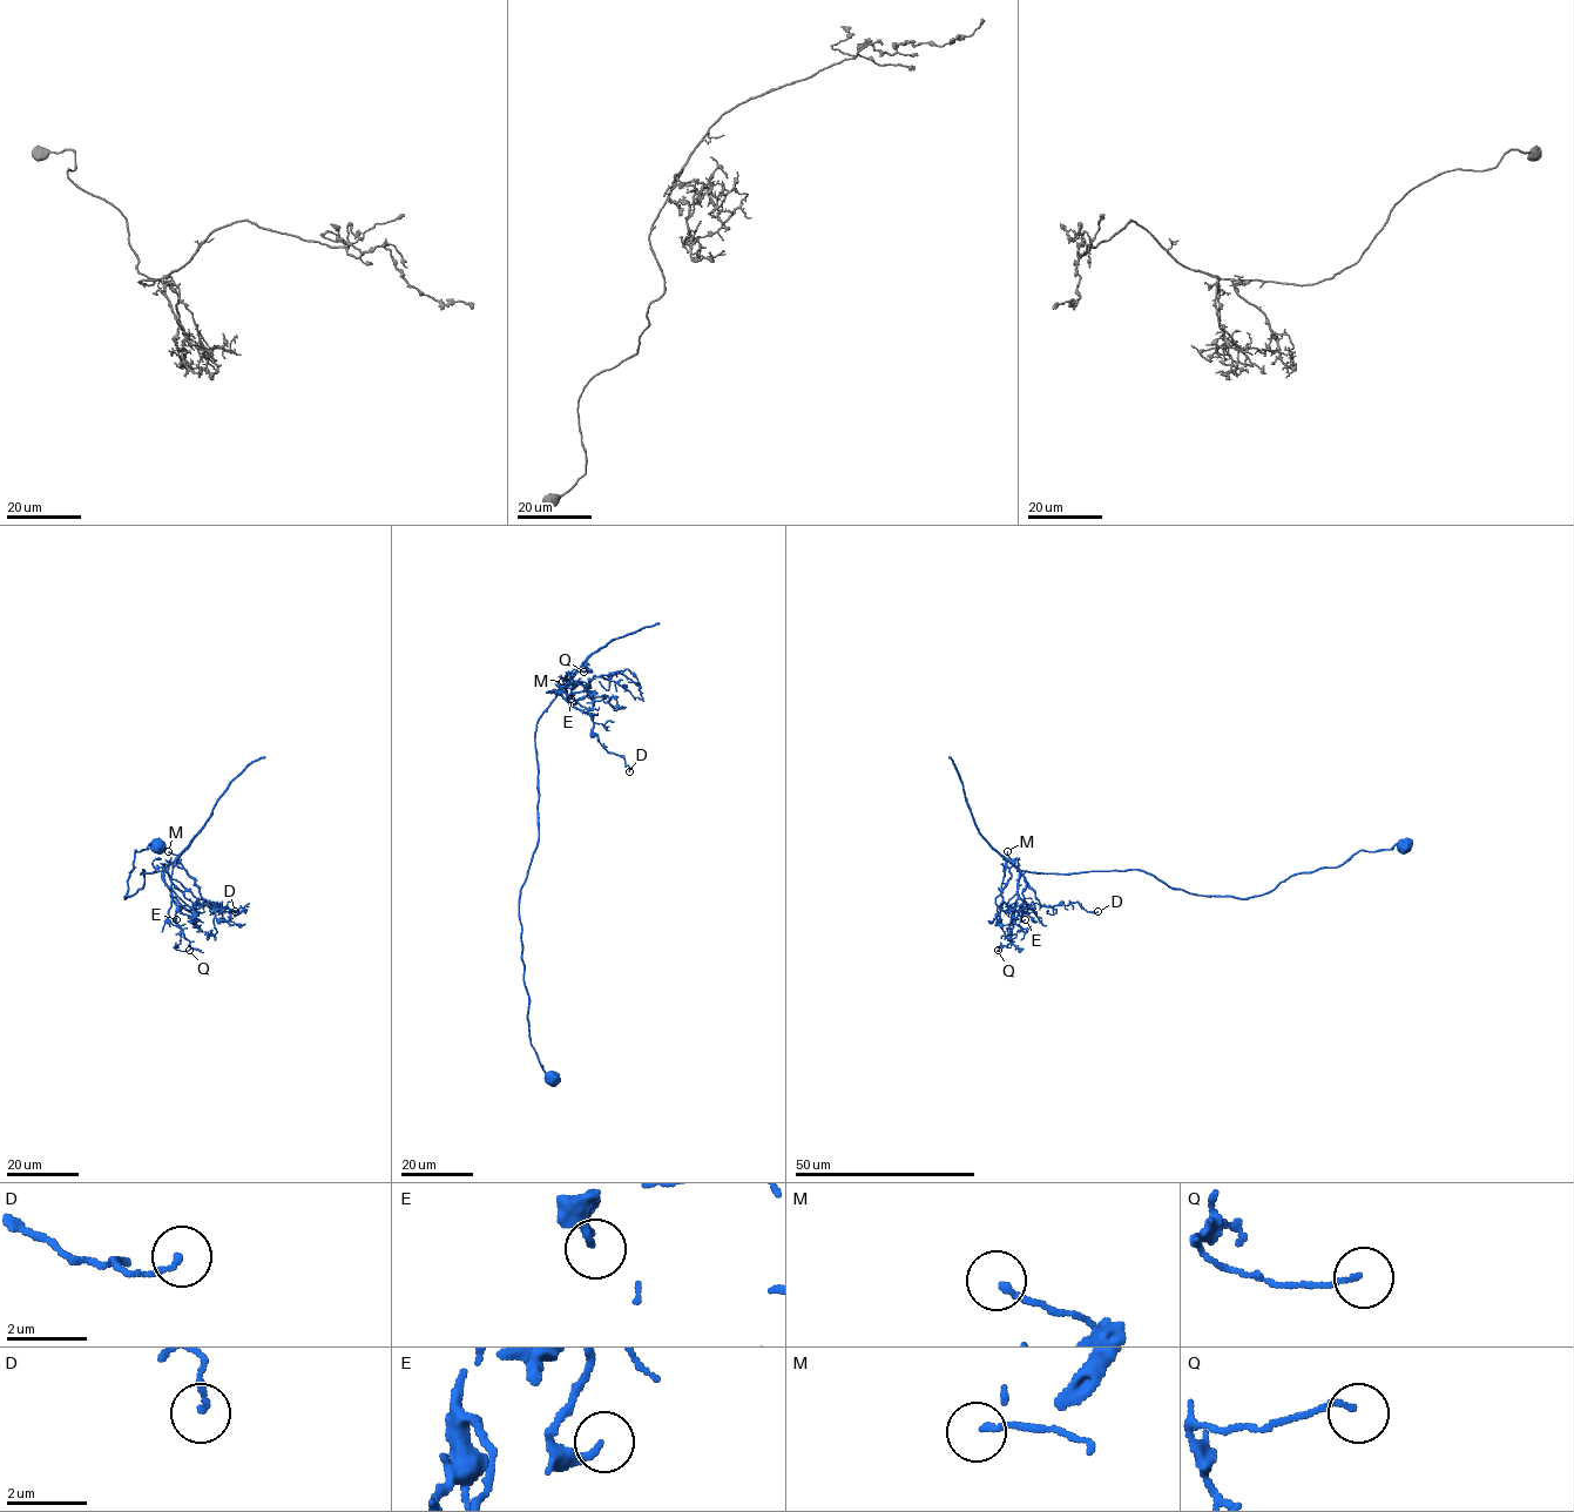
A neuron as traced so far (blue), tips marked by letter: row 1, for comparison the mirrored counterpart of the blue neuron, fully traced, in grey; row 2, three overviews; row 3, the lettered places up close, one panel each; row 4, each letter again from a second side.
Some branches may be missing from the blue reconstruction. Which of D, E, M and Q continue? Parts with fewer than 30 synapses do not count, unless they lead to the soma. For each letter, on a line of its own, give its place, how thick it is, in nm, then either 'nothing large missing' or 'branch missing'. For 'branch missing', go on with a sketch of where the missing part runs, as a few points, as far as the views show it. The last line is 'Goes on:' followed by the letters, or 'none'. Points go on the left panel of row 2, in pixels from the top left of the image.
D: at (235, 911); 120 nm thick; nothing large missing
E: at (176, 919); 200 nm thick; nothing large missing
M: at (168, 851); 150 nm thick; nothing large missing
Q: at (189, 950); 100 nm thick; nothing large missing
Goes on: none

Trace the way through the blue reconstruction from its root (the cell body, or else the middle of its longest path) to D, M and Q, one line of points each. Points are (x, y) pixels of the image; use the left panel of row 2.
D: (159, 846), (135, 850), (125, 898), (142, 886), (143, 869), (164, 870), (198, 906), (215, 902), (235, 911)
M: (159, 846), (135, 850), (125, 898), (142, 886), (143, 869), (182, 865), (168, 851)
Q: (159, 846), (135, 850), (125, 898), (142, 886), (143, 869), (162, 871), (181, 929), (174, 947), (189, 950)

